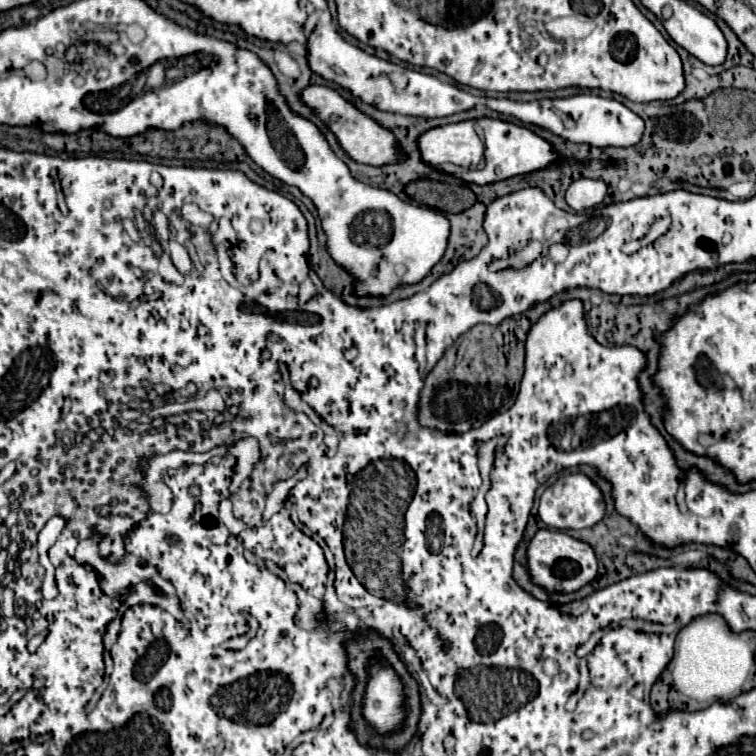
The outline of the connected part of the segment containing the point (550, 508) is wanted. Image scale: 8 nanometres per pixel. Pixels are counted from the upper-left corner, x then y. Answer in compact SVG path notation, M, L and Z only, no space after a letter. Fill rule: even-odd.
M569 474L561 476L555 484L551 484L539 498L539 518L557 530L573 530L573 528L589 528L597 524L605 514L605 502L601 490L585 476L585 474Z

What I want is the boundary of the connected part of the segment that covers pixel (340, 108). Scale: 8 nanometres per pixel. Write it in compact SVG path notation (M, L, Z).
M307 86L301 92L301 102L307 108L311 108L319 116L319 120L335 134L339 146L343 148L343 152L351 160L355 160L359 164L371 164L371 166L383 166L383 164L403 160L403 154L399 154L399 150L397 150L395 136L387 128L383 128L381 124L373 122L369 116L359 112L353 104L343 100L333 88L329 88L329 86Z

